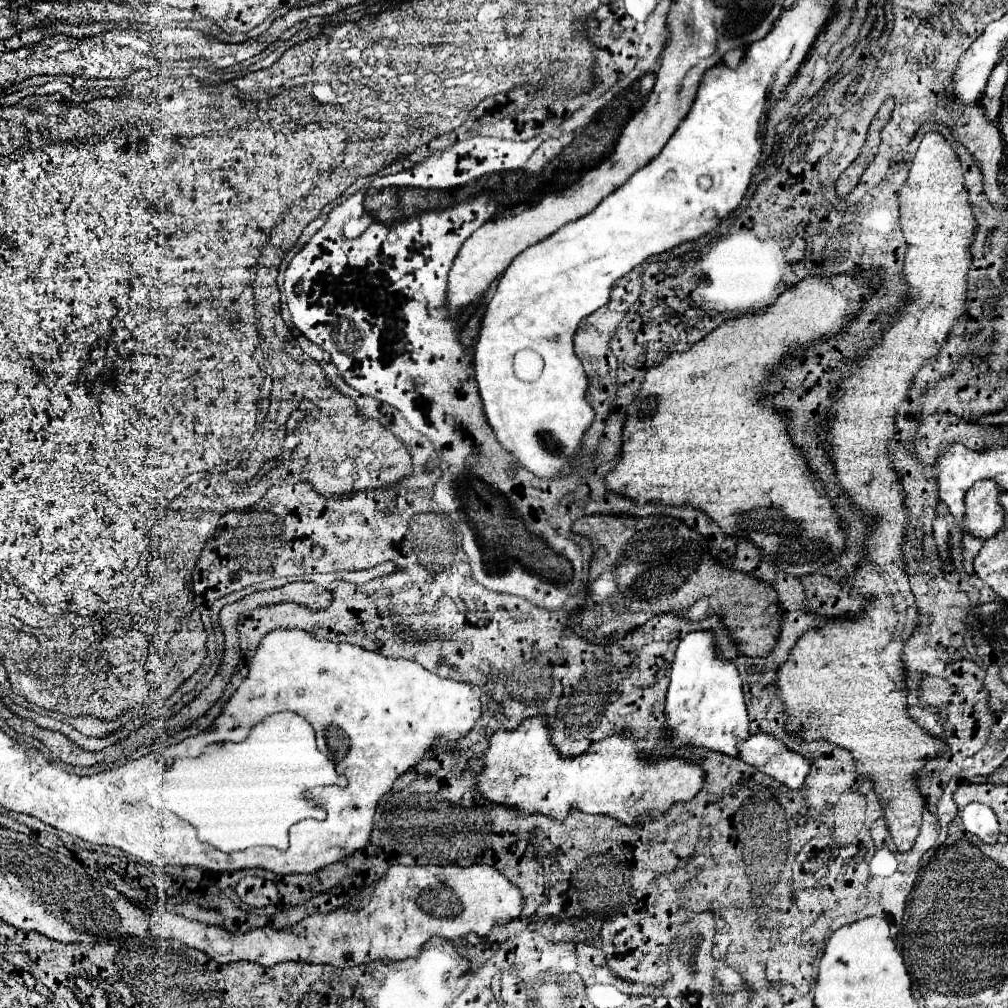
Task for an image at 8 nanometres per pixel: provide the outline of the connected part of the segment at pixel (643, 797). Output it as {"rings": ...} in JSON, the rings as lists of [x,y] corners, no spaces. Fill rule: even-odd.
{"rings":[[[529,718],[519,730],[497,730],[489,740],[483,770],[475,776],[473,788],[489,804],[507,806],[521,814],[543,814],[565,820],[571,810],[603,814],[625,826],[641,826],[649,818],[663,816],[673,804],[689,802],[703,786],[705,772],[683,758],[659,758],[651,764],[635,752],[635,738],[629,732],[613,734],[575,758],[561,756],[549,740],[545,718]]]}

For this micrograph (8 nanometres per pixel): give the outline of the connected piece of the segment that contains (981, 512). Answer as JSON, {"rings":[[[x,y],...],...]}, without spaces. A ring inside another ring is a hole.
{"rings":[[[981,480],[967,490],[963,532],[985,540],[1001,530],[1005,512],[1001,512],[1001,504],[997,504],[997,492],[1001,492],[1001,488],[993,484],[993,480]]]}

